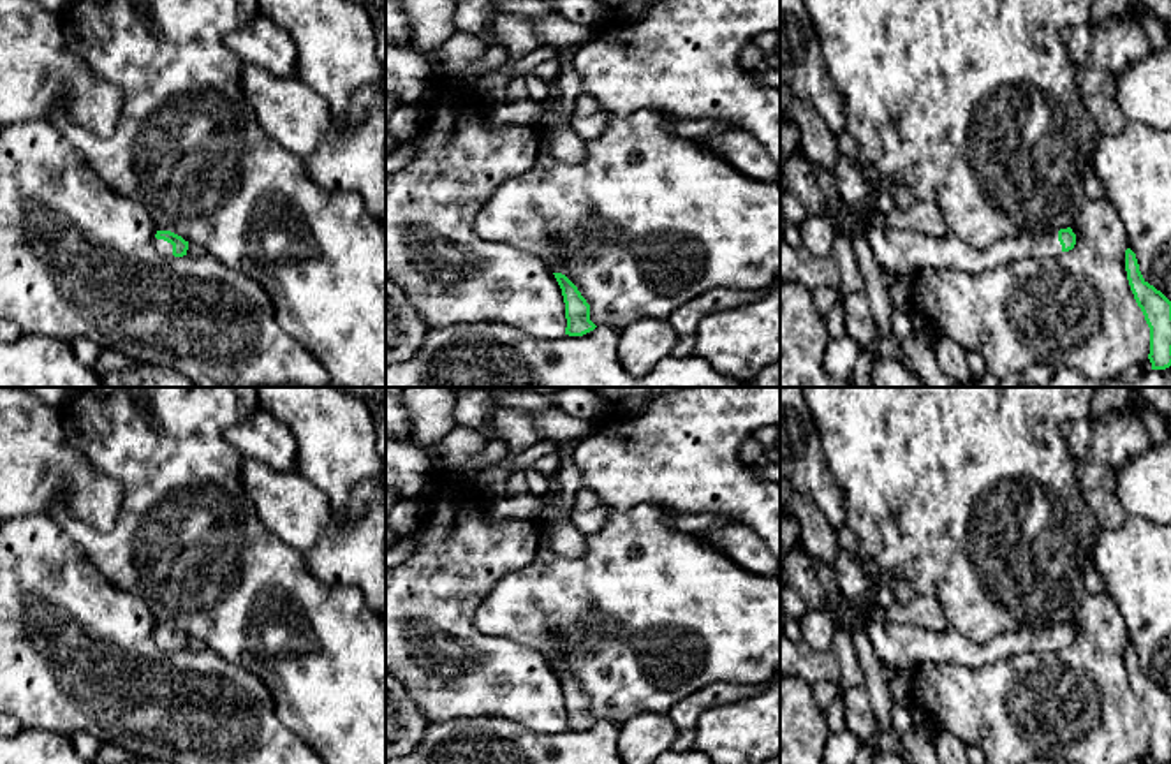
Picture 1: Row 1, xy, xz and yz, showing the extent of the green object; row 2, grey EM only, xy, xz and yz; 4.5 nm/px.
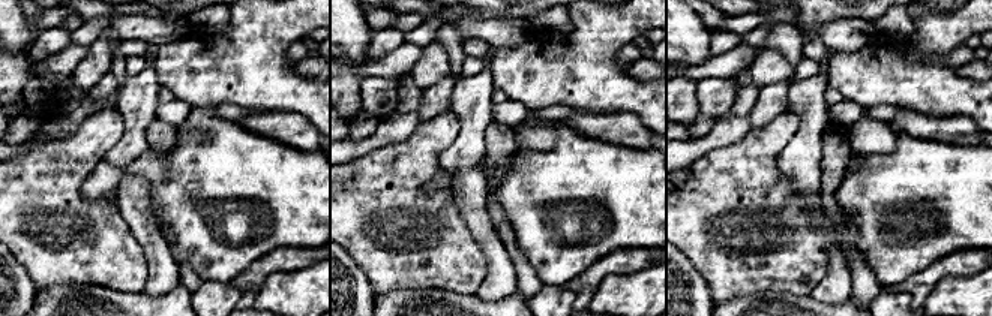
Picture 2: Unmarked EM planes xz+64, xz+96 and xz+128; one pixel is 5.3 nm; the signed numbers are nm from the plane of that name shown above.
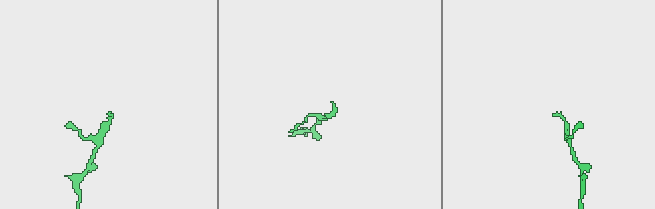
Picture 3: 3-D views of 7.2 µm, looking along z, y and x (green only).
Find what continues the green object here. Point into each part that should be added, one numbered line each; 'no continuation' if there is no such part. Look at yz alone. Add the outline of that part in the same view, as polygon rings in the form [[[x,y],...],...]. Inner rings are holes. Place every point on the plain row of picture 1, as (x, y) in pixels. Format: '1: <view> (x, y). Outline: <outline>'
1: yz (897, 645). Outline: [[[861,620],[875,655],[889,669],[914,672],[924,662],[984,667],[1027,651],[1057,651],[1062,648],[1058,627],[1004,632],[984,644],[968,641],[954,628],[930,632],[909,623],[877,623]]]

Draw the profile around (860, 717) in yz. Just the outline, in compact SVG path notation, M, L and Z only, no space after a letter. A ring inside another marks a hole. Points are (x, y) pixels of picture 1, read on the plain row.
M836 625L831 651L842 665L840 697L845 704L845 729L854 732L861 745L866 745L877 734L877 716L868 697L854 639L842 625Z

